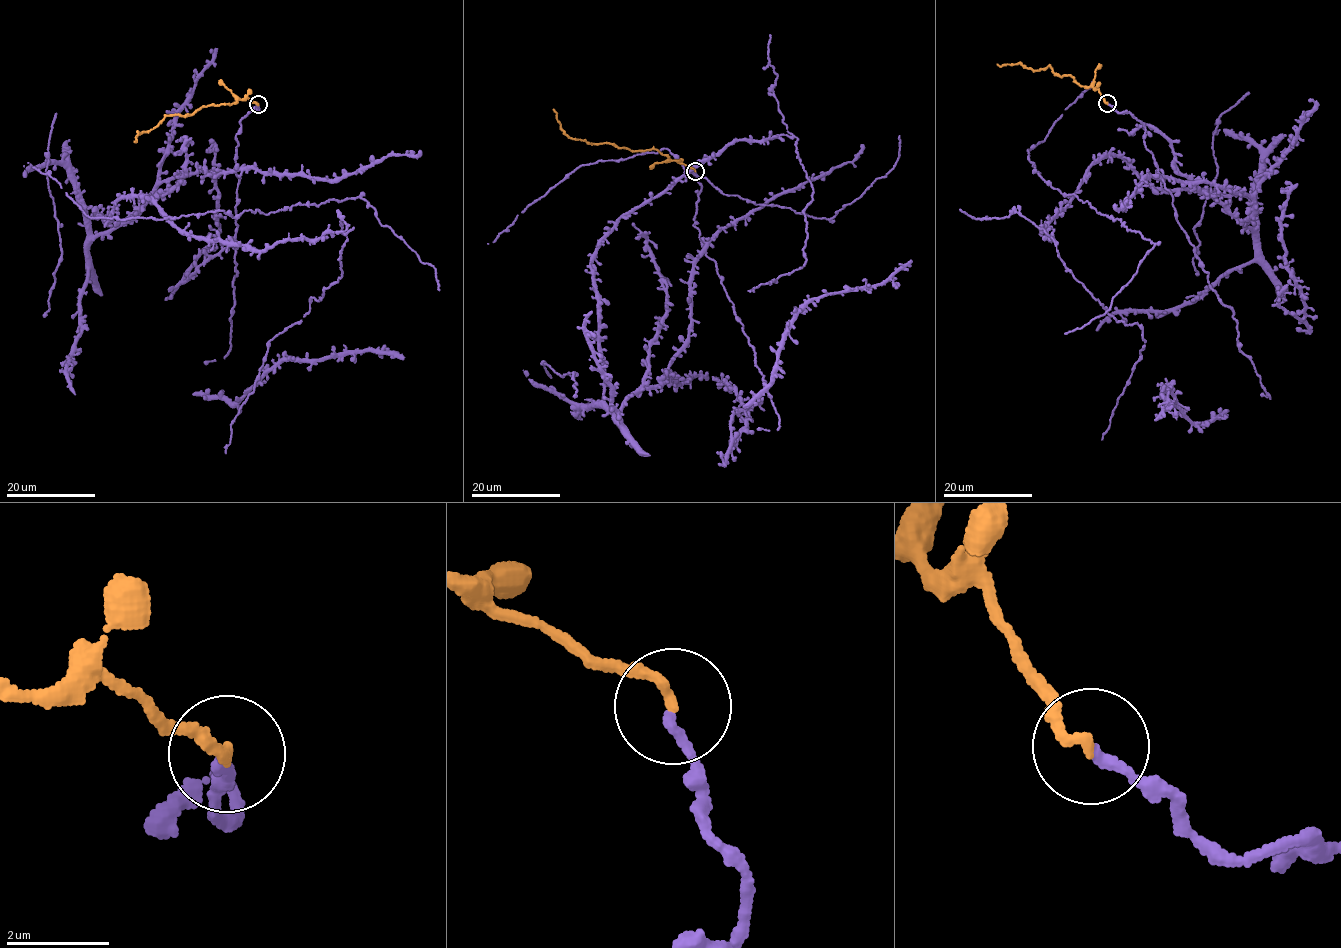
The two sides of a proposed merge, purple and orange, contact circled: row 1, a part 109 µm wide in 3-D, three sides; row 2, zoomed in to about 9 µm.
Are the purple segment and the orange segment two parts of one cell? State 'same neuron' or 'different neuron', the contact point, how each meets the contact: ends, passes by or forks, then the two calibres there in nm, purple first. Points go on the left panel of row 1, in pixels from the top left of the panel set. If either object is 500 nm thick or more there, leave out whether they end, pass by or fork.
same neuron; place (258, 104); purple ends; orange ends; calibres 190 and 200 nm

